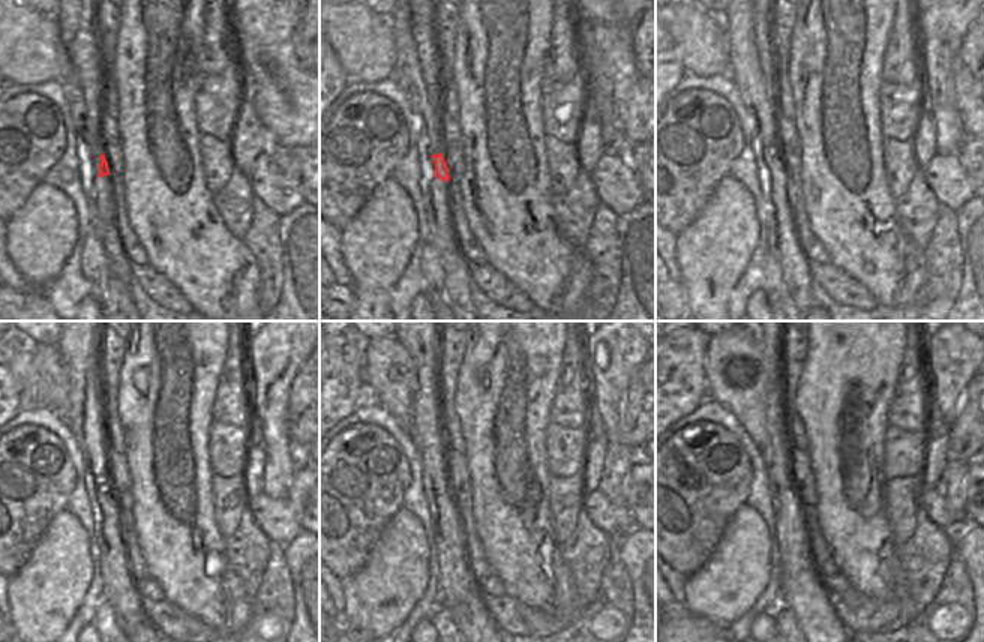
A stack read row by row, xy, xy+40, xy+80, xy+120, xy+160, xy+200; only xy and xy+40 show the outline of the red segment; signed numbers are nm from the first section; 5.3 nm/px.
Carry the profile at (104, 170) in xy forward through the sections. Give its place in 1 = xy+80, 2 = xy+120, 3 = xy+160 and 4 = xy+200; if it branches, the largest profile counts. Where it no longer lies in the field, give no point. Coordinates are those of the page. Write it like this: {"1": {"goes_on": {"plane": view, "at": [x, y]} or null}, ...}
{"1": {"goes_on": {"plane": "xy+80", "at": [779, 170]}}, "2": {"goes_on": {"plane": "xy+120", "at": [105, 504]}}, "3": {"goes_on": {"plane": "xy+160", "at": [443, 504]}}, "4": {"goes_on": {"plane": "xy+200", "at": [744, 377]}}}

